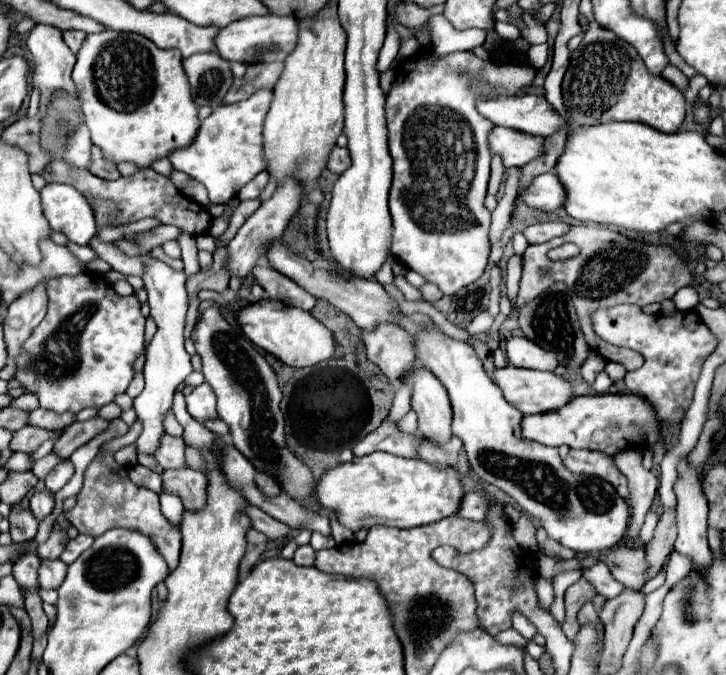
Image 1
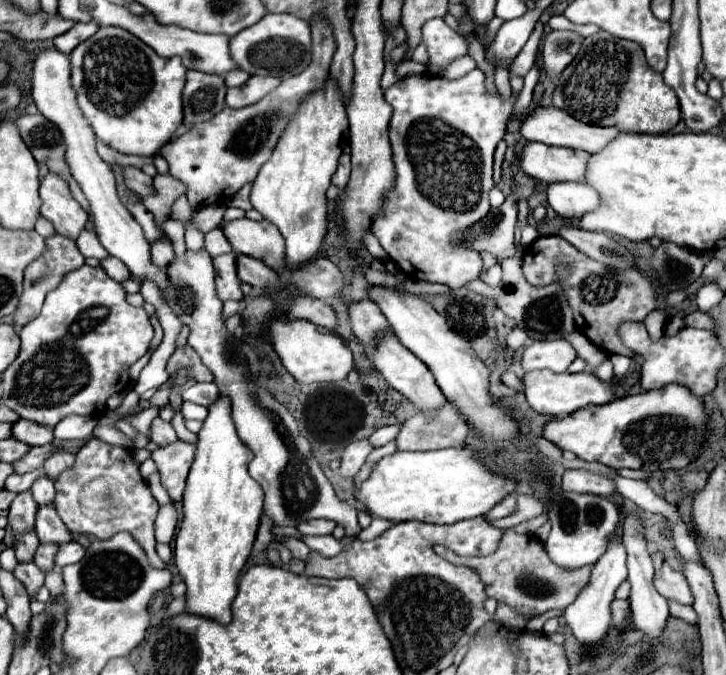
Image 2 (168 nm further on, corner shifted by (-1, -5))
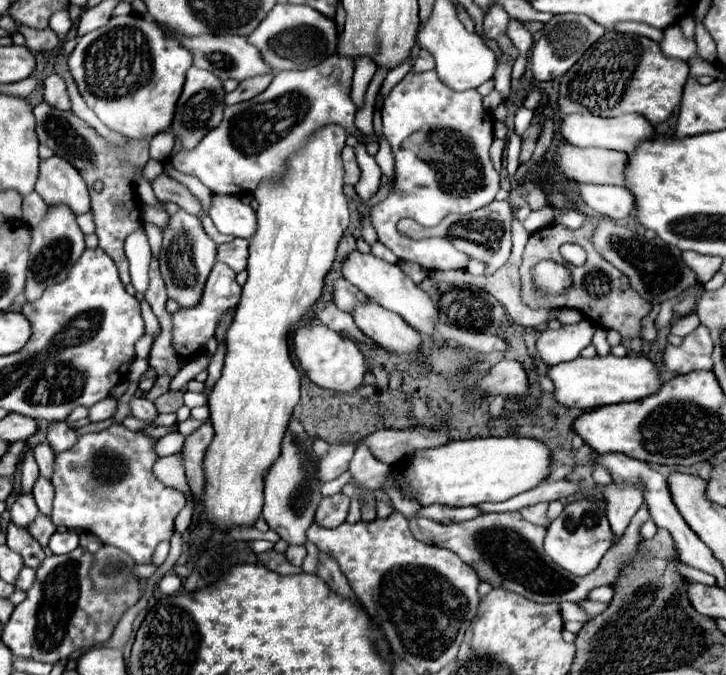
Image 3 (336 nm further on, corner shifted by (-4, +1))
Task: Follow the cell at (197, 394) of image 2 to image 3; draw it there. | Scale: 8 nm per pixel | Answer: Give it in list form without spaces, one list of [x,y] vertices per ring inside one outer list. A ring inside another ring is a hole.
[[[186,391],[184,393],[184,403],[192,409],[192,407],[198,407],[198,405],[206,405],[208,403],[208,395],[206,393],[192,393],[192,391]]]

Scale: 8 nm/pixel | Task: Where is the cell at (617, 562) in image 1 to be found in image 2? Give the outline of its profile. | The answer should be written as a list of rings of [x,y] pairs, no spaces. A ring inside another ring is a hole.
[[[663,567],[661,577],[655,577],[655,587],[663,597],[671,597],[679,603],[693,605],[693,593],[689,589],[689,583],[683,573],[671,571],[669,567]]]

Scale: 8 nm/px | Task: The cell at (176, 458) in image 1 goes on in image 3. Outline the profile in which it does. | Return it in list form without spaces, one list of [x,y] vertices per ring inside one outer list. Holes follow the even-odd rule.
[[[144,397],[132,399],[132,401],[130,401],[130,407],[132,407],[132,415],[134,415],[136,419],[142,419],[142,421],[150,421],[150,423],[152,423],[152,421],[158,417],[158,411],[156,411],[154,403],[148,401],[148,399],[144,399]]]

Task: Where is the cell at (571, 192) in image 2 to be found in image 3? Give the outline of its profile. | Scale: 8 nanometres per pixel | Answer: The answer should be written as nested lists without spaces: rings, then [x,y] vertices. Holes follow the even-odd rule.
[[[578,185],[578,195],[584,199],[584,203],[610,219],[622,219],[628,217],[632,211],[634,197],[624,187],[616,185]]]

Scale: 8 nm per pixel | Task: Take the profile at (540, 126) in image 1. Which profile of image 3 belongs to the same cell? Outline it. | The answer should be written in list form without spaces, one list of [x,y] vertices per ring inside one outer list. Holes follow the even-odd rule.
[[[574,113],[574,115],[568,115],[562,119],[560,133],[568,143],[578,145],[578,147],[604,147],[604,149],[616,149],[616,151],[630,153],[640,141],[650,139],[654,135],[654,127],[638,113],[620,115],[620,117],[612,117],[612,119],[596,117],[590,113],[586,113],[586,115]]]

